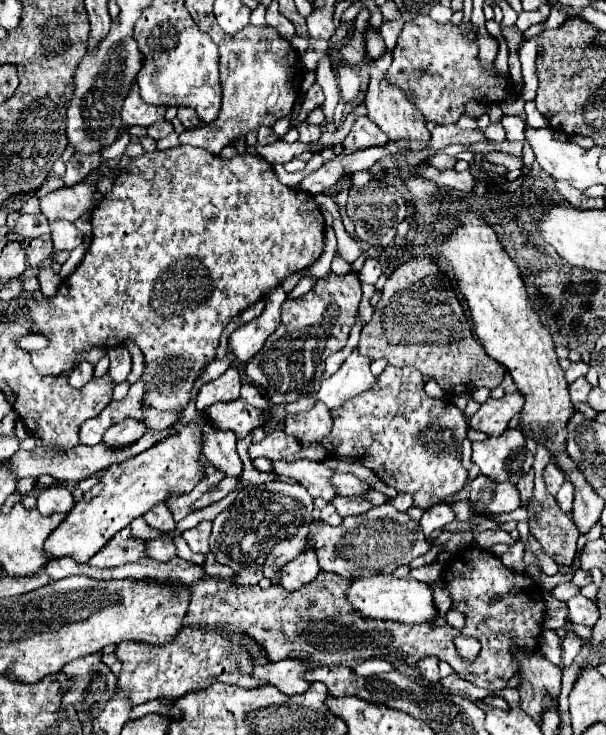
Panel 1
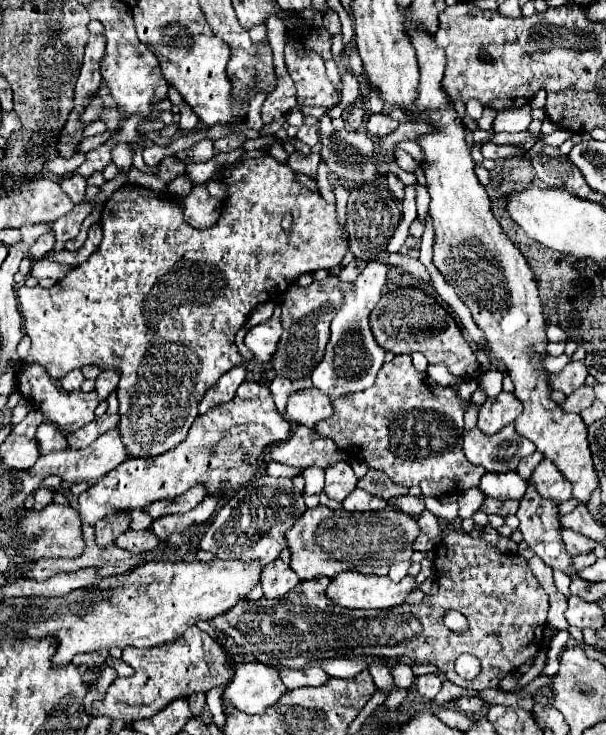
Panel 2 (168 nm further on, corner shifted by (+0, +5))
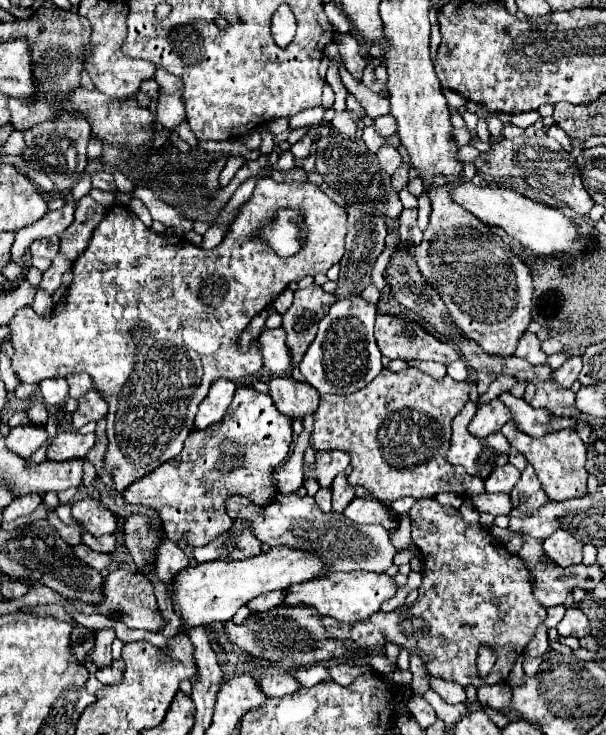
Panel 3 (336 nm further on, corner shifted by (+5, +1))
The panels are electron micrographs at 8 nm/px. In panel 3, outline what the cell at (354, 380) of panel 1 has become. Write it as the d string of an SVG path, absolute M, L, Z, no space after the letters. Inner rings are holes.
M351 296L351 300L335 302L329 314L319 320L317 336L299 362L305 380L319 394L353 394L381 372L381 352L373 338L375 312L373 304L367 304L361 296Z

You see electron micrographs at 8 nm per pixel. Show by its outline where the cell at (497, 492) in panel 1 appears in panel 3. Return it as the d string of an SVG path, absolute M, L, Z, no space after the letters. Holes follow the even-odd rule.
M505 464L505 466L499 466L491 472L491 476L485 480L485 488L487 492L505 492L509 494L511 488L519 482L519 476L521 472L513 466L513 464Z

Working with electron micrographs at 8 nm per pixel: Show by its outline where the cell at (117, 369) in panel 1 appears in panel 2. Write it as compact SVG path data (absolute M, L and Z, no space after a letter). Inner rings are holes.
M106 368L98 378L96 378L96 392L98 392L98 398L104 400L108 398L108 394L116 388L120 380L120 372L116 372L114 368Z

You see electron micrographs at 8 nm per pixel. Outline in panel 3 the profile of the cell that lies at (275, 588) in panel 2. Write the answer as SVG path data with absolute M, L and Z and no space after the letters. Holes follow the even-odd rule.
M267 592L267 594L261 594L261 596L253 598L253 600L249 600L247 608L251 610L251 614L255 614L255 612L267 612L267 610L271 610L271 608L275 608L275 606L281 604L281 596L283 594L285 592Z

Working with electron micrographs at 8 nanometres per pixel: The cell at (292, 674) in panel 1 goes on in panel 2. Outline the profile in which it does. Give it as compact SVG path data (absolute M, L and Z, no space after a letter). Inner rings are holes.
M246 662L236 668L234 680L224 690L224 704L232 704L246 714L262 714L286 692L276 668L262 662Z

